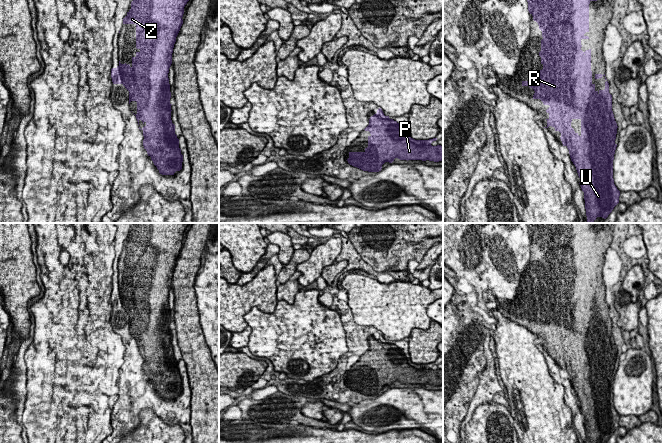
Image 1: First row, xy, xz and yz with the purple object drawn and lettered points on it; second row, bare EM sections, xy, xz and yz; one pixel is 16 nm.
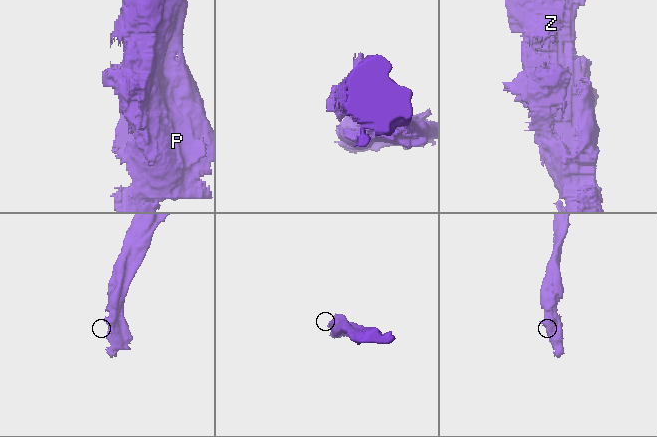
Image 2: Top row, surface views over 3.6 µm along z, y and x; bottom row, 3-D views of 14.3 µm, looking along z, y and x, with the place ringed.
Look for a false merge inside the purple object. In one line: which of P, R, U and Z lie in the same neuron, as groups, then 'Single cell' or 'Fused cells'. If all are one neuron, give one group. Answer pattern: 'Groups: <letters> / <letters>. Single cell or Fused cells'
Groups: P R U Z. Single cell

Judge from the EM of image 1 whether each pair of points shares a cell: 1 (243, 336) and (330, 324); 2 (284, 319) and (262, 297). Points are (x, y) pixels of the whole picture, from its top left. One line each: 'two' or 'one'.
1: two
2: two

